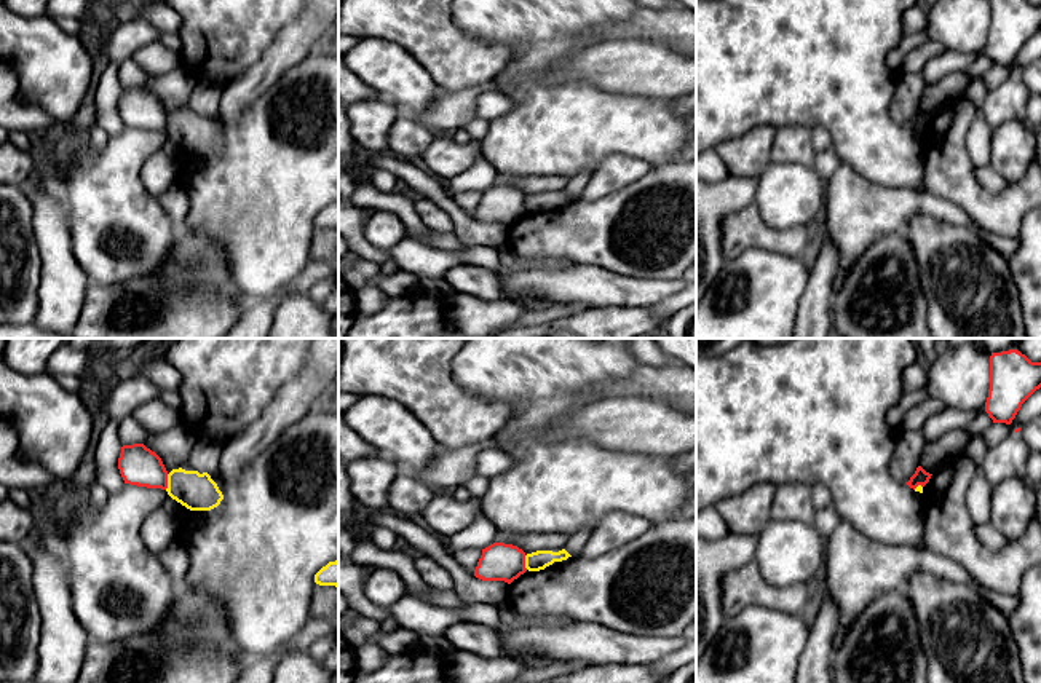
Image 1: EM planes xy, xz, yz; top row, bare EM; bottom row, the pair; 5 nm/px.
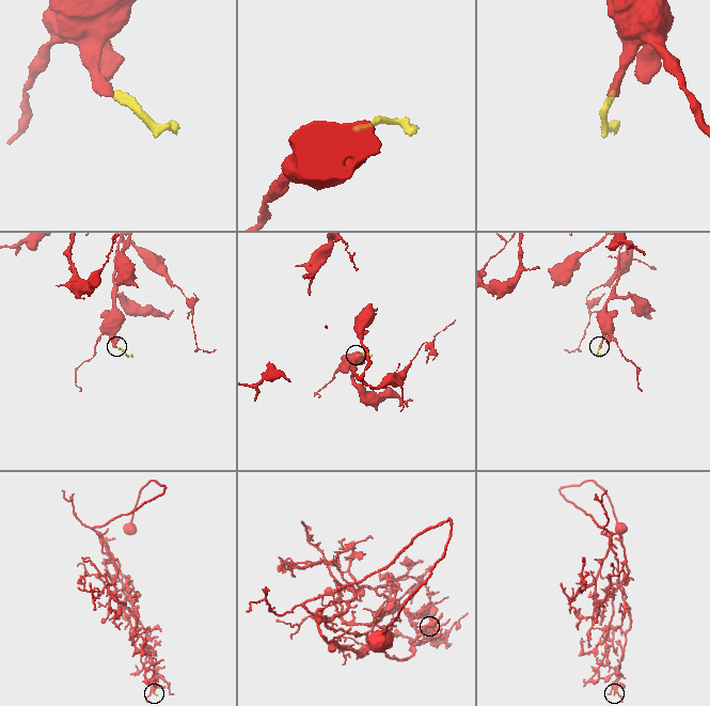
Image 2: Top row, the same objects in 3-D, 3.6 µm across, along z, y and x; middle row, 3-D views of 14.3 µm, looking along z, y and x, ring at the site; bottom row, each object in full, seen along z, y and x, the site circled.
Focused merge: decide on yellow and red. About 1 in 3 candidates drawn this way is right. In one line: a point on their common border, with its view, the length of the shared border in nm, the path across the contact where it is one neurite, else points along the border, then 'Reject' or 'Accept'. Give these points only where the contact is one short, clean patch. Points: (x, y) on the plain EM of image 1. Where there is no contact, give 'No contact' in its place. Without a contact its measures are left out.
Touches yellow at xy (168, 125). Shared border 80 nm. Reject

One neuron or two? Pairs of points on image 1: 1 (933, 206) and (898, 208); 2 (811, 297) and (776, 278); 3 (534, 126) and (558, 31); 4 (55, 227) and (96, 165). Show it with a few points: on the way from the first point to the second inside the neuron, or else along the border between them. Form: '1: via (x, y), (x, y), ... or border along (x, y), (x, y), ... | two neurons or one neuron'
1: via (925, 205), (906, 205) | one neuron
2: border along (810, 270), (807, 291), (794, 321) | two neurons
3: via (534, 102), (534, 55) | one neuron
4: border along (66, 217), (71, 251), (74, 254) | two neurons

